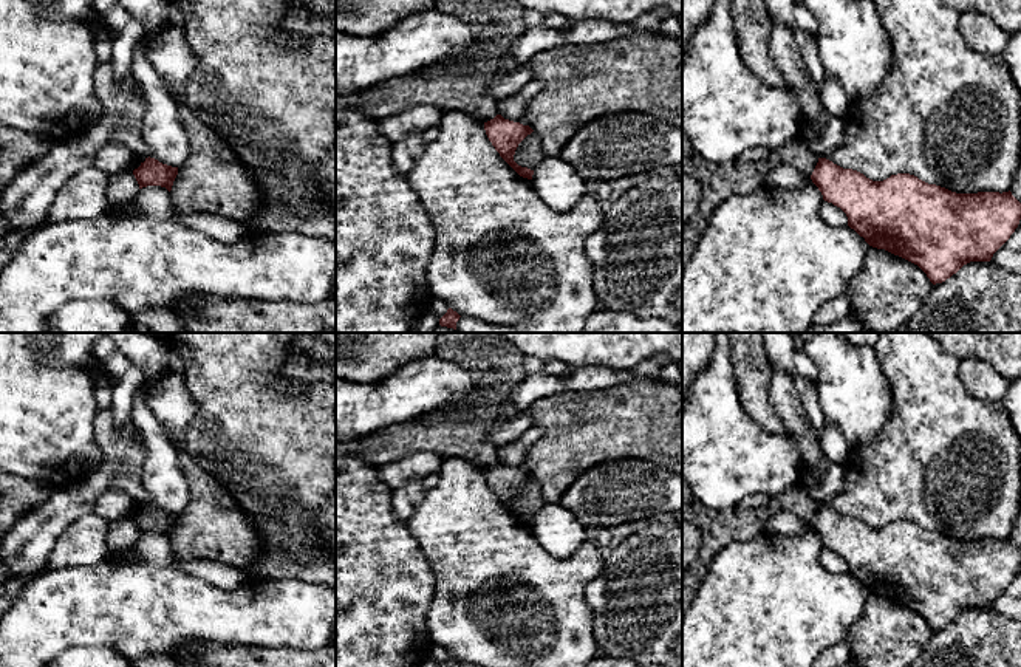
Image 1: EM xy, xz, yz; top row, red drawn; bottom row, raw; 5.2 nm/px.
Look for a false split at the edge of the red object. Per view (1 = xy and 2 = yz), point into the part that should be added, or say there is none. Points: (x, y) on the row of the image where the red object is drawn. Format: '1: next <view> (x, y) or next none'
1: next xy (140, 160)
2: next yz (797, 153)

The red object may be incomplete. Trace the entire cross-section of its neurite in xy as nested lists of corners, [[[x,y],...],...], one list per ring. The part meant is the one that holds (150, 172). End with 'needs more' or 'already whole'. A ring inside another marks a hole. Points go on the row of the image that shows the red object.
[[[136,156],[131,172],[139,184],[139,189],[147,186],[161,186],[170,192],[178,175],[178,167],[162,164],[150,156]]]; needs more

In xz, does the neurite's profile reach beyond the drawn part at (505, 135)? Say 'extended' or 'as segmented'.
extended

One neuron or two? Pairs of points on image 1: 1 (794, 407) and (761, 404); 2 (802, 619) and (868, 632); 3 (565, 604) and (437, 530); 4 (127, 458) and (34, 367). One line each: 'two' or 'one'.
1: two
2: two
3: one
4: two

